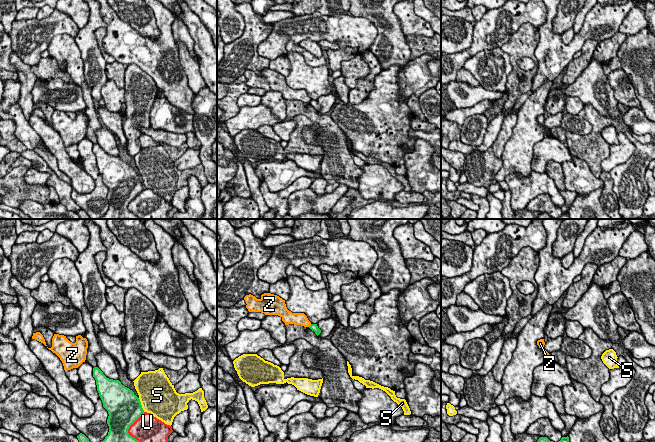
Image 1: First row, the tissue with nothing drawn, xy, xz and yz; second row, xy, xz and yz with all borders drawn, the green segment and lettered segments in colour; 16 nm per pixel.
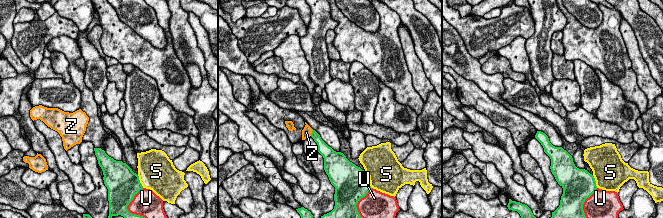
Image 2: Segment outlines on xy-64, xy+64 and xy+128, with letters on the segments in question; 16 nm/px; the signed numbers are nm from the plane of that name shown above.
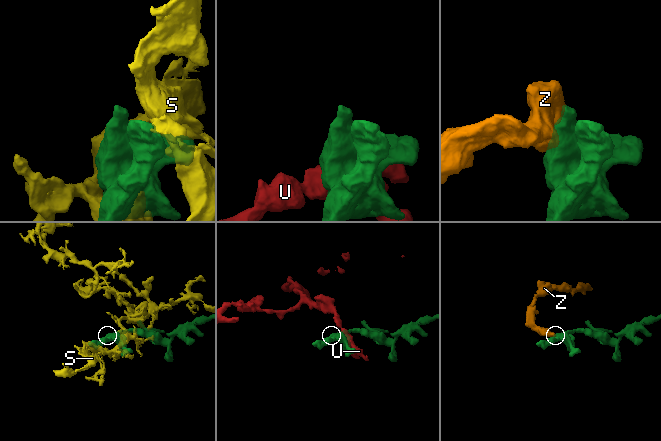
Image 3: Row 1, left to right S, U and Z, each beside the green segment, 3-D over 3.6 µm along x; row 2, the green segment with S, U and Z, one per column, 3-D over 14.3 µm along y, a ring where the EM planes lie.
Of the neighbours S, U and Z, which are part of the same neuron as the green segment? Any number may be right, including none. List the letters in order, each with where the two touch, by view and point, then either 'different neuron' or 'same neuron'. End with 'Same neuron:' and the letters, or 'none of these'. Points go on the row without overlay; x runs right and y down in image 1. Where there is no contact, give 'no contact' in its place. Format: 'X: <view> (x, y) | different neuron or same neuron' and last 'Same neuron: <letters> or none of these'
S: xy (141, 181) | different neuron
U: xy (128, 204) | different neuron
Z: xz (310, 102) | different neuron
Same neuron: none of these

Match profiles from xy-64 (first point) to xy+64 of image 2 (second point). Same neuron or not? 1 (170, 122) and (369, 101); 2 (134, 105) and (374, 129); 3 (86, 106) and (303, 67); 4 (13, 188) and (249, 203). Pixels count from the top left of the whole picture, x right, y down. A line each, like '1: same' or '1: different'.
1: different
2: different
3: same
4: different

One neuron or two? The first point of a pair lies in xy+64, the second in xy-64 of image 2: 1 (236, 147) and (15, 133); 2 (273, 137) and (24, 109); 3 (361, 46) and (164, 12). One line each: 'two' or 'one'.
1: one
2: two
3: one

